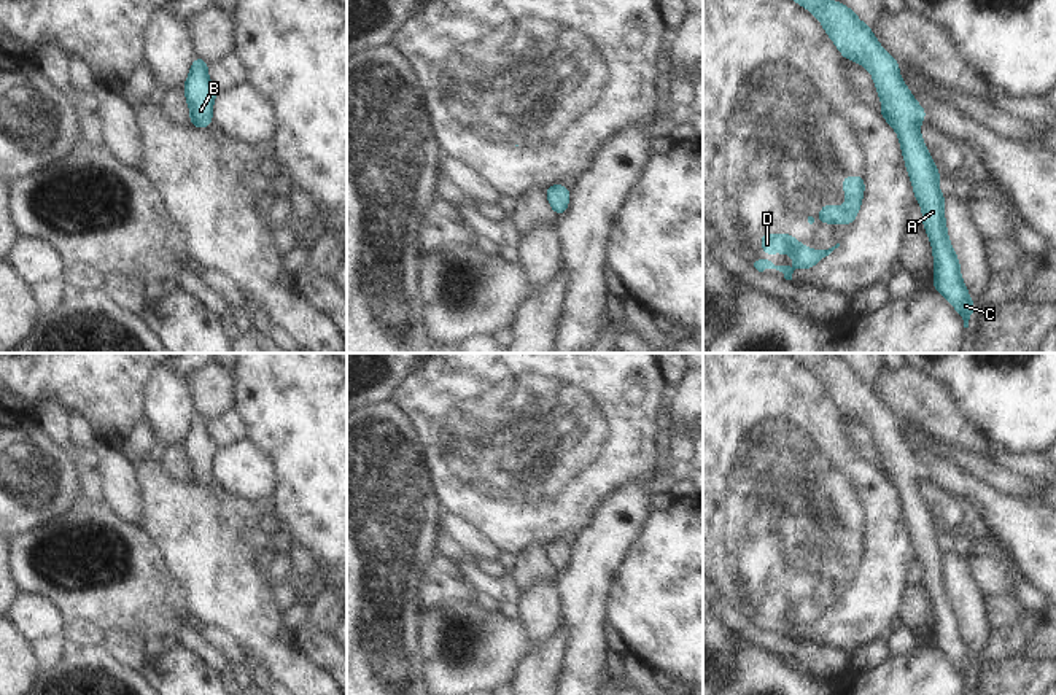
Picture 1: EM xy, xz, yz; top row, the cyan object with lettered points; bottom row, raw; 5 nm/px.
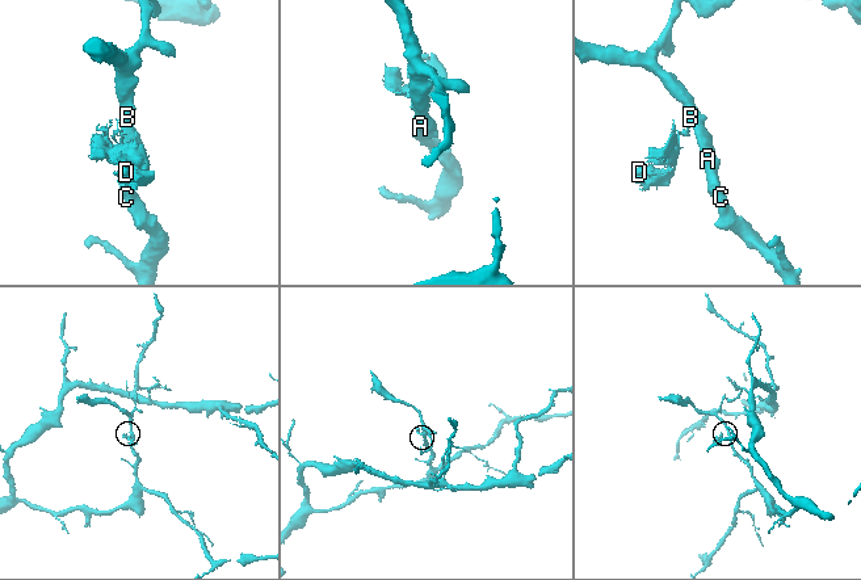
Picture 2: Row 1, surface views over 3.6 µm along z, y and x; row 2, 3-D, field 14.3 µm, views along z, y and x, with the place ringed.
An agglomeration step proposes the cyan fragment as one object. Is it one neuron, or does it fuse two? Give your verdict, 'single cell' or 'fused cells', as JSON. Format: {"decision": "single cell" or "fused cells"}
{"decision": "fused cells"}

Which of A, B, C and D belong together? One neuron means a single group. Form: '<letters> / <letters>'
A B C / D

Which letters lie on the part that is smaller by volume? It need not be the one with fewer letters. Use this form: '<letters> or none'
D.

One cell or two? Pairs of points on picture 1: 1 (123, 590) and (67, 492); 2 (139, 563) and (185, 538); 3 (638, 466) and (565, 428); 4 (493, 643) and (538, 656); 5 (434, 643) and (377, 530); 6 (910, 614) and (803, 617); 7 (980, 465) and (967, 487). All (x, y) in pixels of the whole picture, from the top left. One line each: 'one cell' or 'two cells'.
1: two cells
2: two cells
3: one cell
4: two cells
5: two cells
6: two cells
7: two cells

